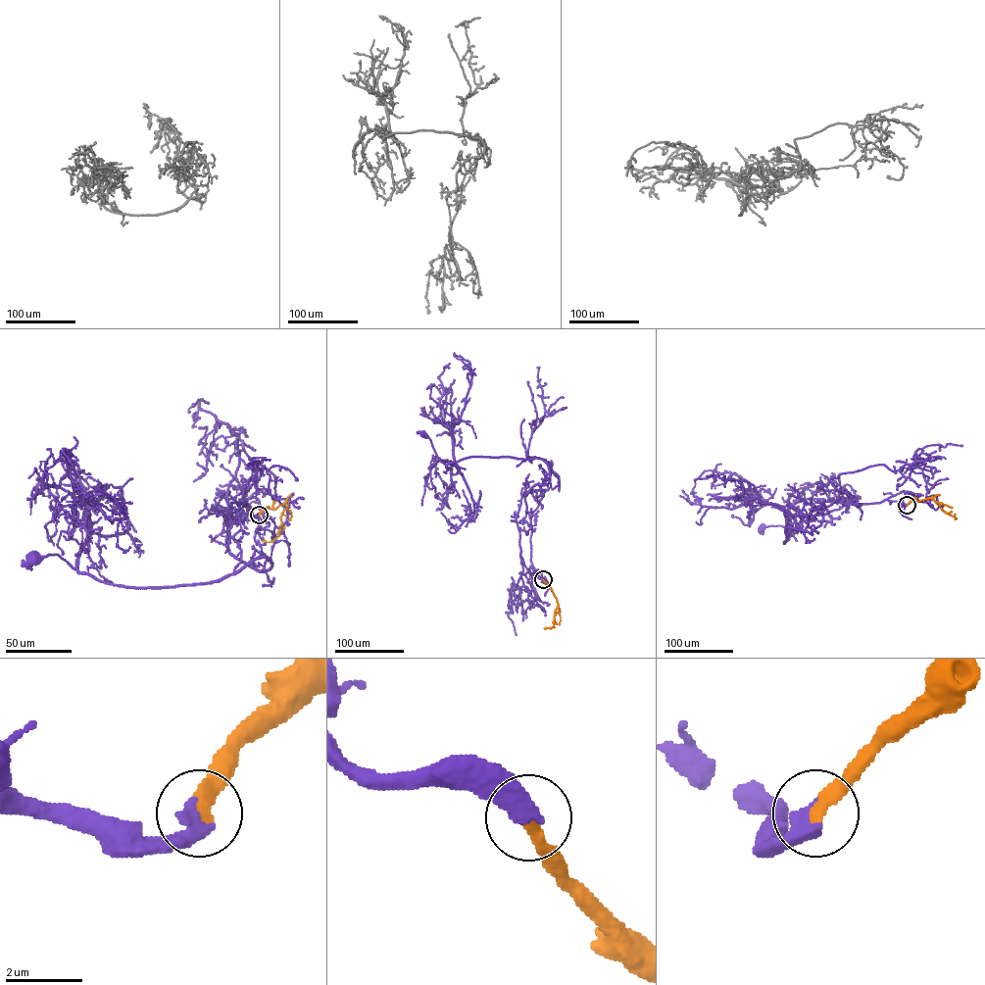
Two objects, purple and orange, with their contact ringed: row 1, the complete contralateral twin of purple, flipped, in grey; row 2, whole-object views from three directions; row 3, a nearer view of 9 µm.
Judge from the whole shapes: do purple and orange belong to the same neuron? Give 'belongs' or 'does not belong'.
belongs

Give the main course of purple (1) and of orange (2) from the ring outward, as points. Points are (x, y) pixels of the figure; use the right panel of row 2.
1: (907, 505), (822, 502), (822, 521), (812, 534), (787, 527), (784, 543), (792, 533), (787, 528), (761, 528)
2: (907, 505), (911, 501), (931, 498), (956, 518)

